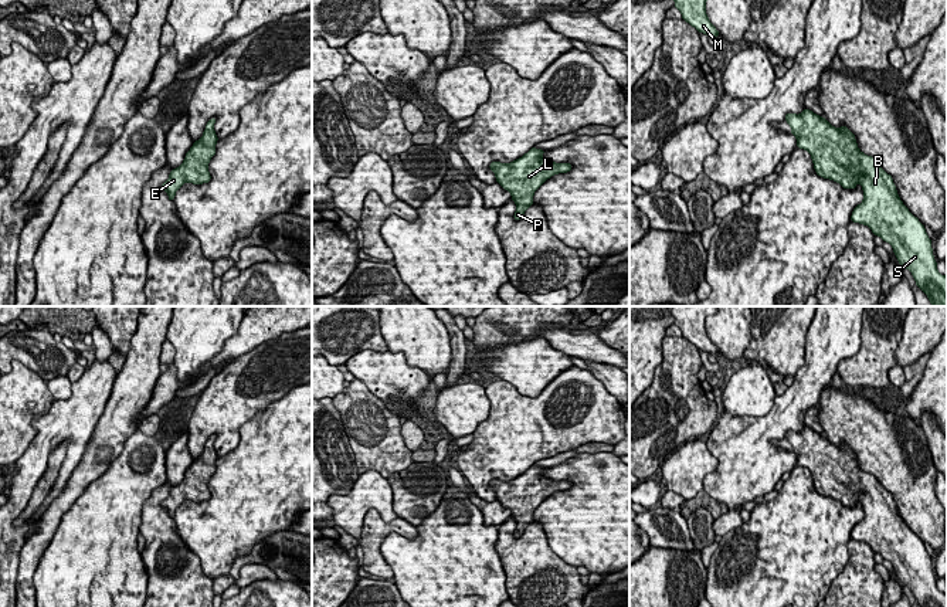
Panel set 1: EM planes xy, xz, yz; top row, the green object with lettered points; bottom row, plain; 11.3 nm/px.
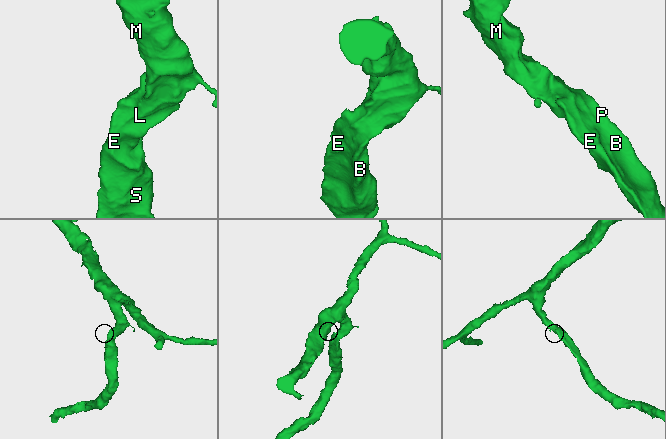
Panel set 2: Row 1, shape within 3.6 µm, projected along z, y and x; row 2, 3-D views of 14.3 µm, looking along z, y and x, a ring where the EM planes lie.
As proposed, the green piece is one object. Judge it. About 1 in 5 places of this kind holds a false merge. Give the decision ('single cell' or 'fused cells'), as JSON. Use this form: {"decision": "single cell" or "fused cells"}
{"decision": "single cell"}

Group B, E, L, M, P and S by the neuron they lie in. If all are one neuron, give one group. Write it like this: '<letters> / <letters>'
B E L M P S

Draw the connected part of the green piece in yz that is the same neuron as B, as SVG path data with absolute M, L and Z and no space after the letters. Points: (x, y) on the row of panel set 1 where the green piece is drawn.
M807 108L800 115L787 113L784 121L797 138L797 147L809 152L818 176L844 189L862 184L863 201L853 208L851 220L868 225L893 247L899 264L912 272L931 306L947 306L947 277L937 271L931 240L900 200L892 176L859 150L848 126L838 129Z

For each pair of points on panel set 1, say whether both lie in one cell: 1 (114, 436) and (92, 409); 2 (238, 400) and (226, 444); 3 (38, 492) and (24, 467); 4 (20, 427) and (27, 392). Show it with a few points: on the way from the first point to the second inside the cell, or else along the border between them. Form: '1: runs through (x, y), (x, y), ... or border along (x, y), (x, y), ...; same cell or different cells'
1: border along (112, 386), (104, 413), (95, 426), (87, 448); different cells
2: runs through (227, 411), (226, 433); same cell
3: border along (50, 455), (44, 474), (19, 515); different cells
4: runs through (20, 419), (20, 400); same cell

